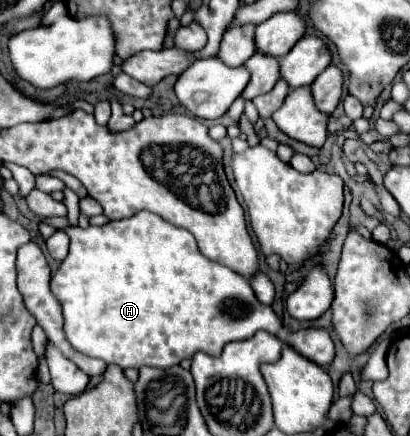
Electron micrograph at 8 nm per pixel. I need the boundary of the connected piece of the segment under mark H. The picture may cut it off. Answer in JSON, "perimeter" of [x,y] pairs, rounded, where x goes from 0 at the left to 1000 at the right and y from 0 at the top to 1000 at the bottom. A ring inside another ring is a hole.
{"perimeter":[[[339,486],[320,500],[305,500],[305,505],[285,505],[285,509],[261,509],[251,518],[217,518],[217,523],[195,523],[190,518],[156,523],[159,532],[168,537],[173,546],[173,569],[168,569],[168,583],[163,592],[149,601],[144,619],[134,624],[134,633],[124,638],[124,670],[129,679],[139,683],[139,693],[149,697],[154,706],[154,757],[159,757],[159,775],[168,780],[168,789],[178,798],[188,798],[193,807],[212,812],[212,817],[227,817],[227,821],[246,821],[256,826],[261,835],[285,835],[295,839],[300,849],[305,844],[344,844],[344,839],[373,839],[373,844],[417,844],[417,839],[432,839],[446,821],[466,821],[476,807],[505,807],[515,817],[529,817],[539,812],[544,794],[554,784],[568,784],[568,780],[602,780],[612,775],[622,761],[632,757],[651,757],[661,766],[680,766],[685,757],[685,734],[676,729],[676,720],[666,716],[661,702],[646,702],[637,697],[622,674],[617,674],[617,661],[607,651],[607,642],[598,642],[588,628],[559,619],[554,610],[544,606],[529,606],[529,601],[515,601],[505,596],[485,569],[480,569],[480,555],[476,546],[466,541],[461,528],[451,523],[432,523],[412,509],[402,509],[393,495],[378,495],[373,486]]]}

